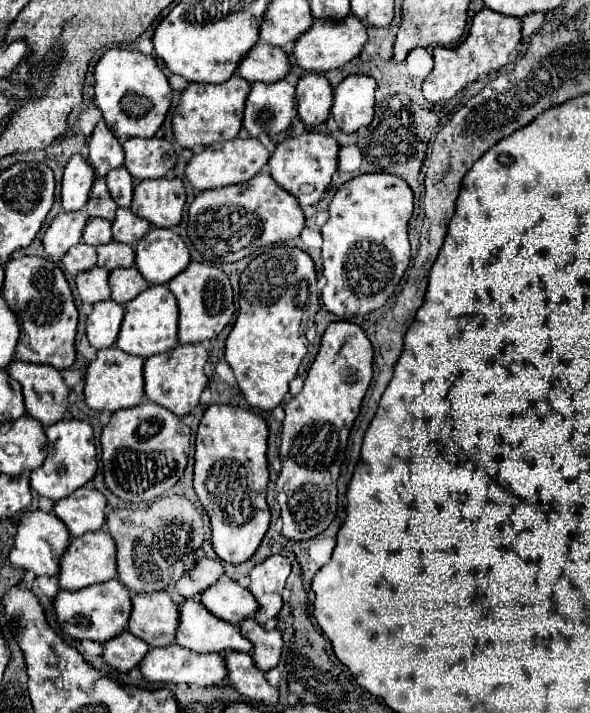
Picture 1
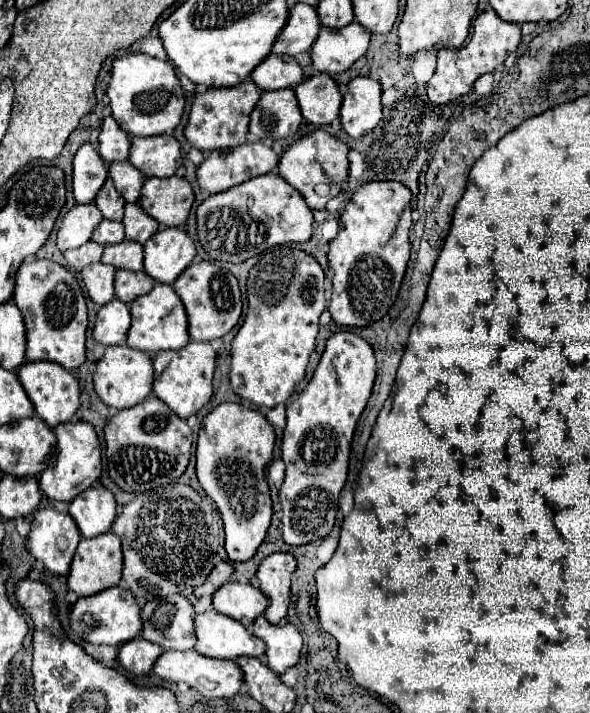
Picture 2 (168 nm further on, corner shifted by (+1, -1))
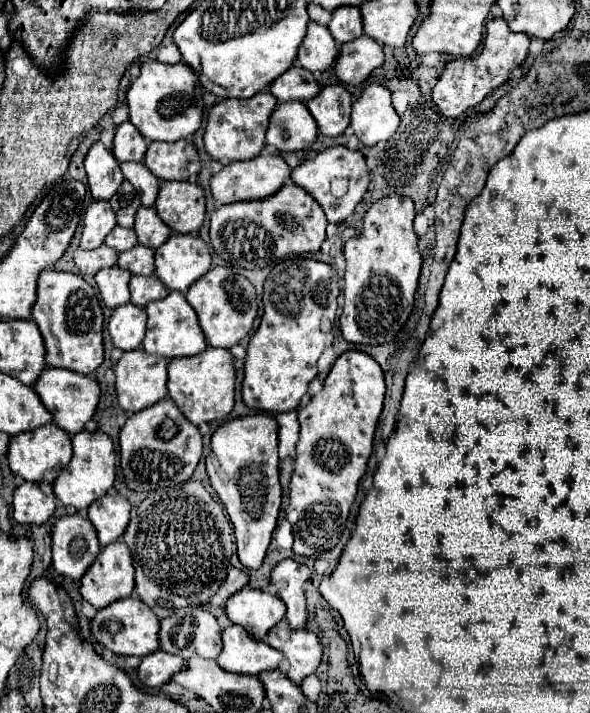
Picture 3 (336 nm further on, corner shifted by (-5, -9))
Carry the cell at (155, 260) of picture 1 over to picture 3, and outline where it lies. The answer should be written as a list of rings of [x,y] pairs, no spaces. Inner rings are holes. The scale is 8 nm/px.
[[[172,235],[156,249],[156,277],[168,289],[186,293],[210,265],[210,247],[198,235]]]

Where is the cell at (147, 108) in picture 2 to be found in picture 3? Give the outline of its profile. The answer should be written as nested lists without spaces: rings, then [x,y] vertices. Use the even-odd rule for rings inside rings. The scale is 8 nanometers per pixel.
[[[142,63],[140,75],[132,81],[128,93],[130,121],[148,141],[178,141],[194,135],[202,125],[204,99],[202,85],[188,63]]]

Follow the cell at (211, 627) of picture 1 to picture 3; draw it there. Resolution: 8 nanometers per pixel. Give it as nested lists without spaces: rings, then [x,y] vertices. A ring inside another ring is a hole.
[[[232,625],[222,631],[224,649],[218,655],[218,665],[224,671],[240,675],[260,675],[264,671],[278,669],[284,655],[264,641],[258,641],[246,633],[240,625]]]

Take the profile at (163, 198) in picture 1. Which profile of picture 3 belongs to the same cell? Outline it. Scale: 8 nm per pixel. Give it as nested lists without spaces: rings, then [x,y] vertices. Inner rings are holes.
[[[166,181],[154,207],[174,233],[196,233],[206,215],[204,189],[190,181]]]

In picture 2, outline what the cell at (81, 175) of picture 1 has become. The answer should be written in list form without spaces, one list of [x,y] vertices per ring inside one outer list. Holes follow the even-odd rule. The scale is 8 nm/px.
[[[90,143],[82,145],[74,157],[74,173],[72,173],[72,193],[76,203],[92,203],[106,175],[108,171],[98,151]]]

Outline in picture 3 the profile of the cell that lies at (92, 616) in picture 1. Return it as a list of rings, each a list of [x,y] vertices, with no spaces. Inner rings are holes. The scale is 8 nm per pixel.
[[[128,597],[120,599],[104,609],[98,611],[98,615],[92,619],[92,633],[106,649],[118,653],[118,655],[136,655],[146,657],[148,653],[158,651],[158,631],[160,631],[160,619],[144,605],[140,599]]]

